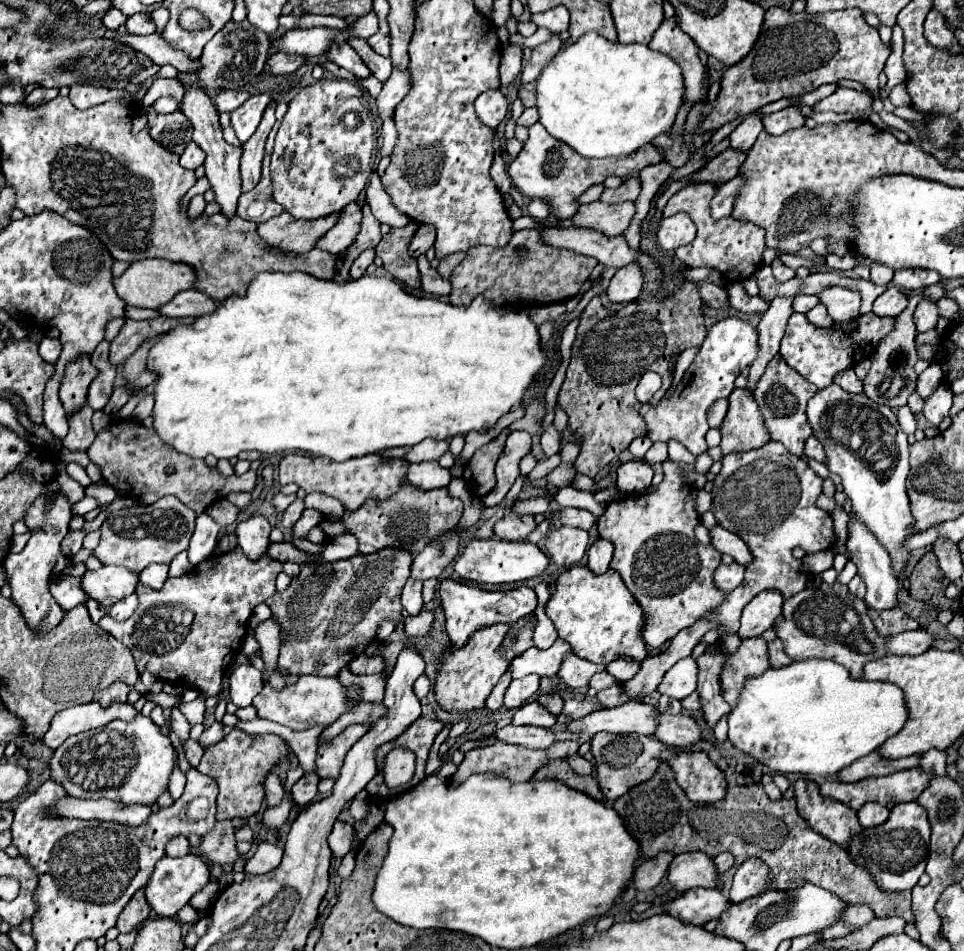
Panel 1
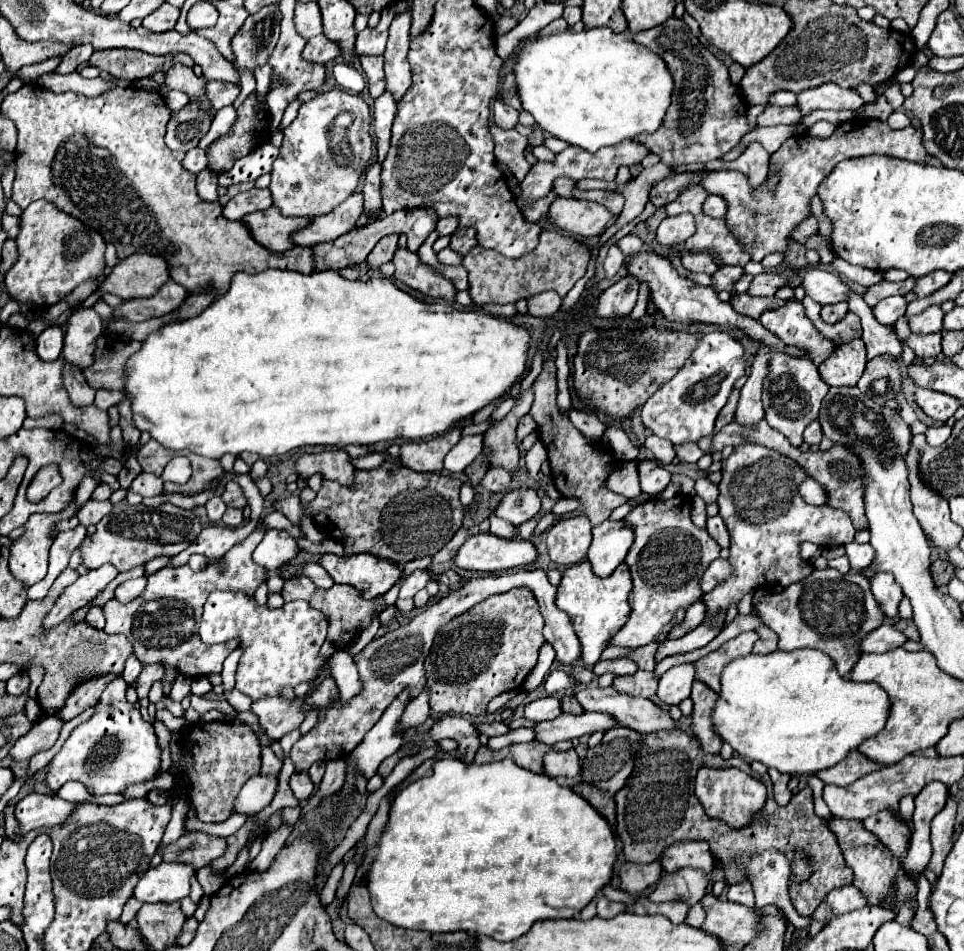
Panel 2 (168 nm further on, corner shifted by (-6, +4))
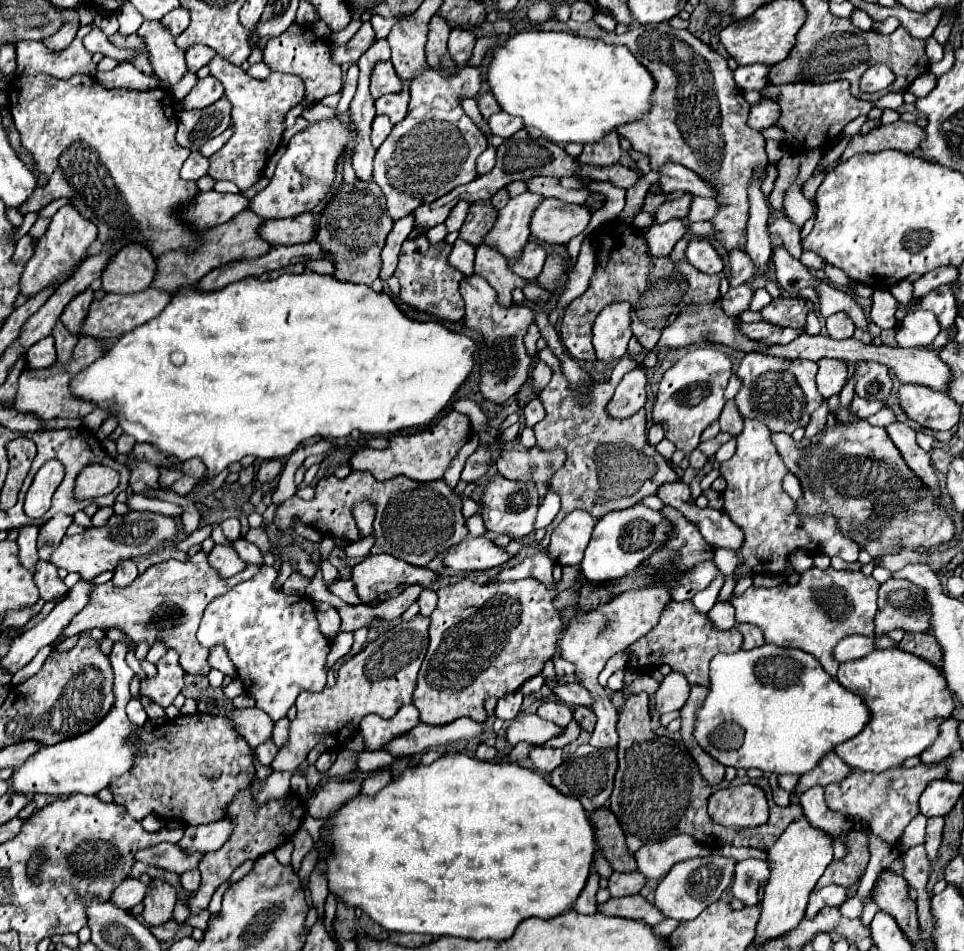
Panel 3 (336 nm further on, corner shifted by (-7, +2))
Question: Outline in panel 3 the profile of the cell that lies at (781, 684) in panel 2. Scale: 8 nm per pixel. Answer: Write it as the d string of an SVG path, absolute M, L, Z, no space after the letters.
M767 643L751 651L741 649L739 653L719 653L713 657L711 687L695 719L695 739L699 739L699 745L723 765L731 765L735 769L757 767L779 775L803 775L815 769L839 743L859 735L869 721L869 705L859 695L845 689L837 679L827 675L815 657L801 649L783 649Z

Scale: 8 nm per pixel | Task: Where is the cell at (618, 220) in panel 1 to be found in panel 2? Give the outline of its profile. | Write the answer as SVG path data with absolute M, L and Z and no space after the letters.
M556 197L548 209L546 219L566 233L594 237L606 227L606 223L612 219L612 213L604 205L592 201Z

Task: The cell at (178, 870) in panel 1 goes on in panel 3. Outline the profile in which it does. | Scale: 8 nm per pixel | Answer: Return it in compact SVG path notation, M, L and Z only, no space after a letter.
M127 877L127 879L115 889L115 893L111 895L111 901L113 901L115 905L119 905L121 909L131 909L131 907L139 905L139 903L145 899L145 895L149 893L149 889L151 889L151 883L143 883L143 881L139 881L139 879Z

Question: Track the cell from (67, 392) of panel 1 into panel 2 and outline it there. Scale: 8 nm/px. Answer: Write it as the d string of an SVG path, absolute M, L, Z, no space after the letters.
M92 307L76 311L68 319L68 329L64 333L64 359L72 365L88 367L94 361L96 337L102 333L102 319Z

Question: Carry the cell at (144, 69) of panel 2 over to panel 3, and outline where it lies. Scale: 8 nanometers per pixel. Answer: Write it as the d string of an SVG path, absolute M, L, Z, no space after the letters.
M191 45L187 51L185 51L185 55L187 55L187 69L191 71L191 73L197 73L203 65L207 65L207 61L215 55L215 51L211 51L207 45Z

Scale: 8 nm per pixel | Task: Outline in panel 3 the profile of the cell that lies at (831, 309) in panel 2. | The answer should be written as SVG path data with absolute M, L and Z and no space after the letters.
M839 311L831 317L827 317L827 333L833 337L833 339L849 339L855 331L855 325L853 321L849 319L849 315L845 311Z

